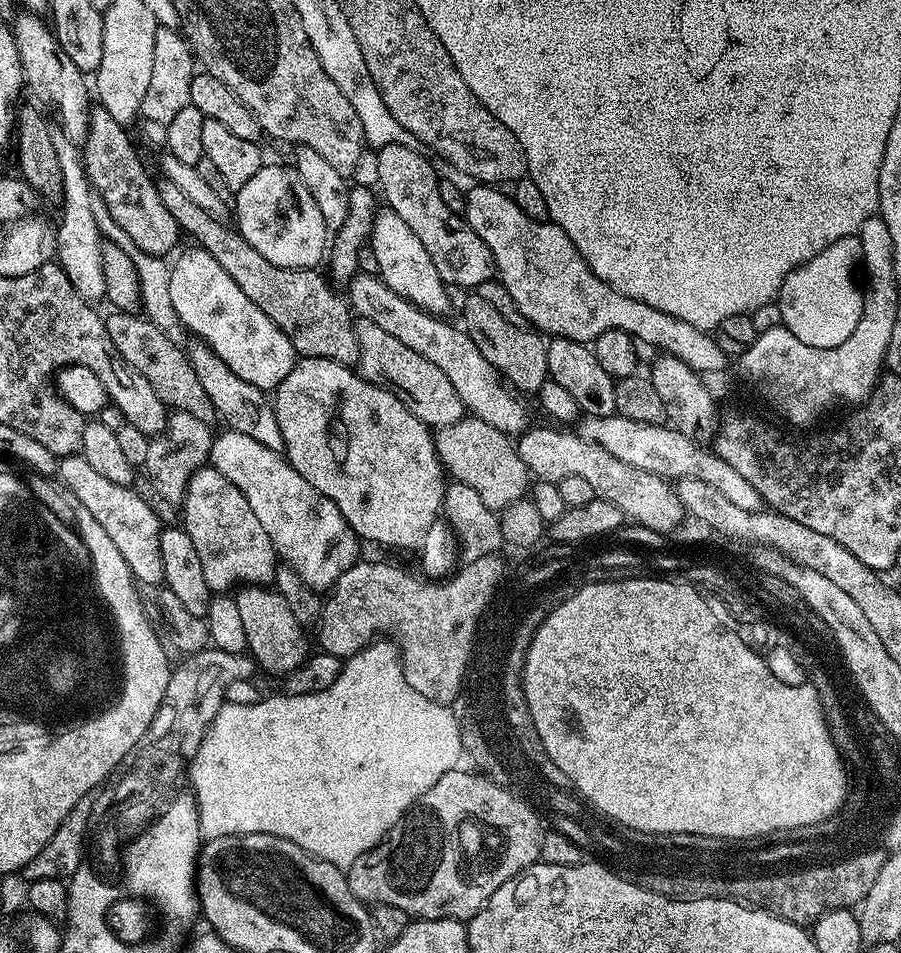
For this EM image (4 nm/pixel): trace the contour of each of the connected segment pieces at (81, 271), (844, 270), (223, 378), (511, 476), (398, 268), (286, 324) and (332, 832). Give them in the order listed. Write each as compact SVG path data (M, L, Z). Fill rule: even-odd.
M58 126L50 127L50 138L57 151L58 164L62 169L63 192L60 206L62 218L56 226L56 260L69 278L77 296L89 304L96 304L106 295L104 280L102 247L104 239L99 232L96 221L89 208L89 195L92 190L88 176L85 174L83 155L76 145L62 133Z
M857 235L847 236L787 276L778 297L781 323L804 345L832 349L850 338L858 326L864 301L863 289L857 278L859 266L863 263L861 256L860 238Z
M193 343L193 348L187 349L186 355L192 365L194 374L201 383L217 417L224 419L229 429L238 434L246 434L254 438L254 442L260 442L270 450L283 453L282 430L278 430L278 418L272 408L272 400L267 396L265 389L250 386L248 382L242 382L236 374L216 354L209 350L203 343Z
M465 418L445 428L435 429L434 439L436 452L447 475L455 483L478 490L478 498L486 502L491 512L499 514L506 506L525 499L530 488L530 473L509 433L494 430L494 426L481 420Z
M384 210L377 215L370 245L379 261L379 277L386 282L386 286L390 286L390 290L394 290L394 294L406 298L416 308L432 316L444 318L449 315L447 312L452 308L452 300L448 297L449 285L438 274L434 262L430 262L426 246L418 242L414 230L410 230L410 226L406 226L406 222L402 222L396 212Z
M163 179L159 183L160 197L170 210L174 222L180 227L181 233L193 236L195 243L206 249L238 282L242 289L242 294L274 322L290 338L294 350L301 356L313 356L314 358L330 358L339 364L349 366L355 365L360 358L360 343L356 337L357 325L354 323L354 313L343 295L336 296L336 292L331 288L333 285L327 279L323 280L319 276L319 271L311 268L283 268L274 266L274 262L266 262L250 242L246 242L239 233L232 231L227 225L214 222L210 214L194 203L178 186L168 180Z
M388 638L373 639L359 652L347 657L336 680L326 690L301 696L283 695L268 696L263 702L254 705L234 705L225 702L205 730L197 754L190 763L190 791L196 803L196 817L200 819L200 835L205 841L210 841L223 836L274 834L278 838L286 838L302 846L302 850L306 850L312 856L346 870L352 865L354 858L362 858L362 854L366 854L379 844L384 835L403 818L402 810L405 804L429 785L438 782L441 773L456 761L458 745L455 725L444 708L429 704L428 700L421 699L417 691L412 691L412 687L405 681L400 650Z

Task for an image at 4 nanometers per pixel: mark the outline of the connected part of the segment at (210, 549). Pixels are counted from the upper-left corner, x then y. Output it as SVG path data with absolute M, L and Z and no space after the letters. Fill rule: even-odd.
M204 465L193 473L180 504L180 518L184 531L190 536L194 550L201 559L206 584L213 592L220 594L220 591L228 589L236 580L244 580L240 582L250 584L268 584L275 579L278 557L273 543L270 542L270 536L263 529L262 522L255 517L246 496L238 486L234 486L228 478L219 474L216 468Z

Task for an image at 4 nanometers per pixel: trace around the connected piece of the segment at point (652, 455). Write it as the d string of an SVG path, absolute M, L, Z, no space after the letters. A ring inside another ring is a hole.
M584 416L576 424L576 435L586 442L602 446L607 453L613 454L619 461L626 462L632 468L646 470L664 479L678 481L682 477L699 478L714 486L734 506L750 513L761 512L765 502L754 490L750 482L742 478L734 466L730 466L719 454L704 450L697 441L686 438L676 428L666 424L637 424L625 416Z

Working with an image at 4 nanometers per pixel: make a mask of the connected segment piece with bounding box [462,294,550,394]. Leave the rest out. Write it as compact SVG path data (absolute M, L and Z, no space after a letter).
M475 294L465 296L468 297L464 300L462 327L474 342L474 346L478 346L482 358L486 358L486 362L490 362L490 366L494 366L497 373L513 389L516 387L517 393L539 393L542 382L550 379L546 362L548 345L545 337L531 327L523 328L506 322L506 318L502 318L502 314L498 314L498 310L494 310L494 306L489 306L480 296Z

